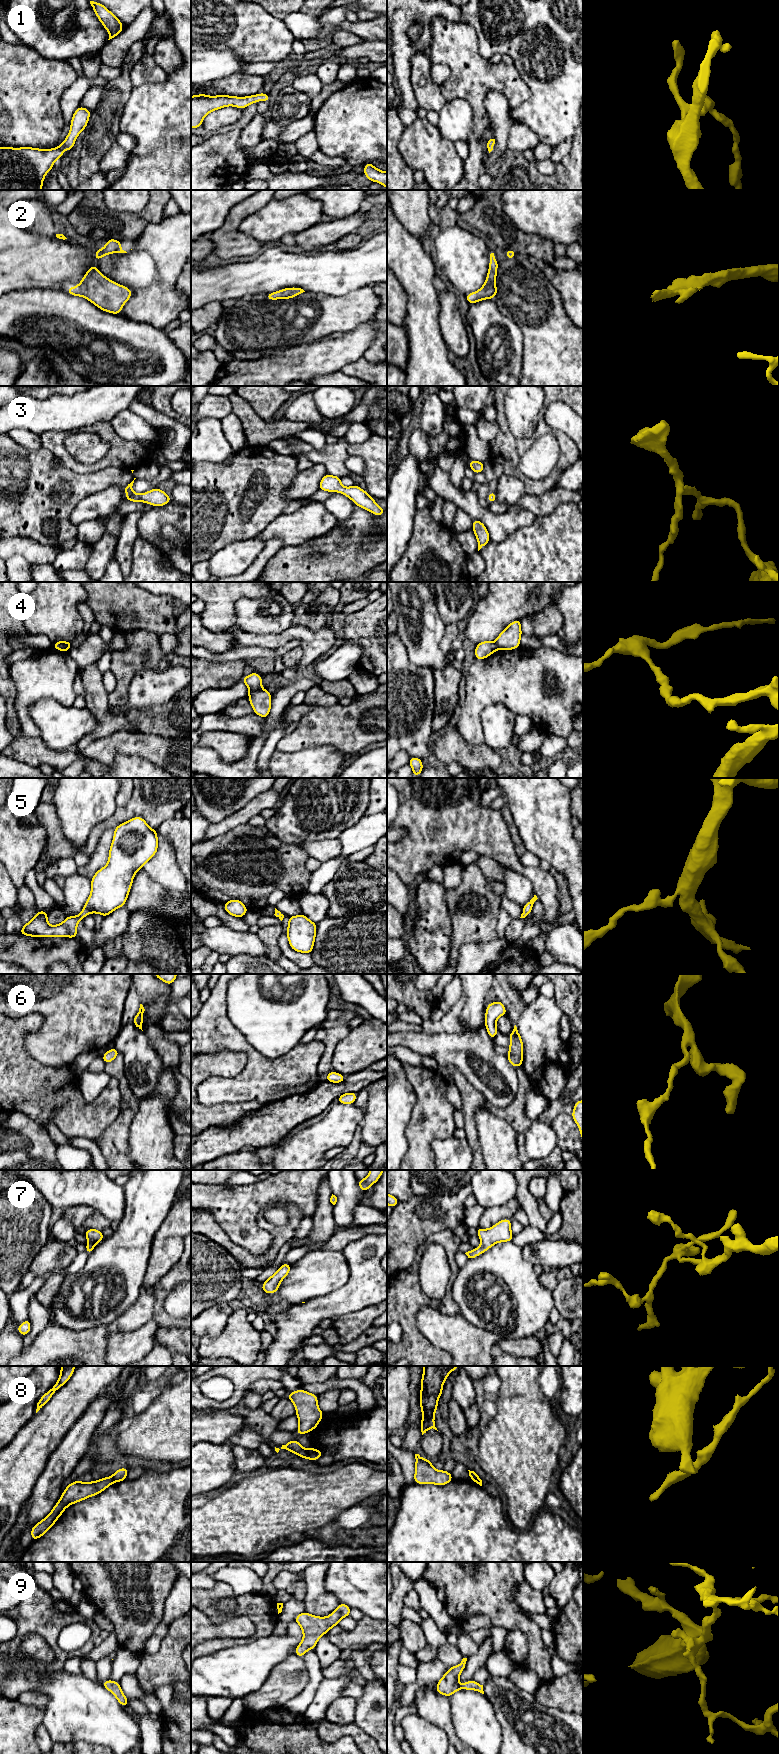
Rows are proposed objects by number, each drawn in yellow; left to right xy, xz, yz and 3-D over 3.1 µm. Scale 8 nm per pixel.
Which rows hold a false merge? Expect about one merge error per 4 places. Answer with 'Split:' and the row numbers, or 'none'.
Split: 4, 8

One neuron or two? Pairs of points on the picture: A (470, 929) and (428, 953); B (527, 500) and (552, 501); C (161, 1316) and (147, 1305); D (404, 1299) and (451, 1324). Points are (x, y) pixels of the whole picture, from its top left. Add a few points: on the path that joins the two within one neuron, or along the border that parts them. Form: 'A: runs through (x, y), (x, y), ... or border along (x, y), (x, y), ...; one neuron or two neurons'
A: border along (451, 916), (450, 956), (446, 963); two neurons
B: runs through (533, 502), (546, 502); one neuron
C: border along (153, 1294), (154, 1310), (151, 1318); two neurons
D: border along (444, 1314), (423, 1306), (416, 1317), (418, 1331); two neurons

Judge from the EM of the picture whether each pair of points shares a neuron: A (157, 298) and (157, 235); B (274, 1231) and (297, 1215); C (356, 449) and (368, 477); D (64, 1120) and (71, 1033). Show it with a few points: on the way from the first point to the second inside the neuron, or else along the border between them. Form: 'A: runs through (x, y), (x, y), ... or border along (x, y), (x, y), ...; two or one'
A: runs through (165, 282), (165, 251); one
B: runs through (280, 1231), (284, 1231), (294, 1221); one
C: runs through (363, 454), (369, 460), (369, 470); one
D: border along (45, 1065), (51, 1067), (71, 1066); two

